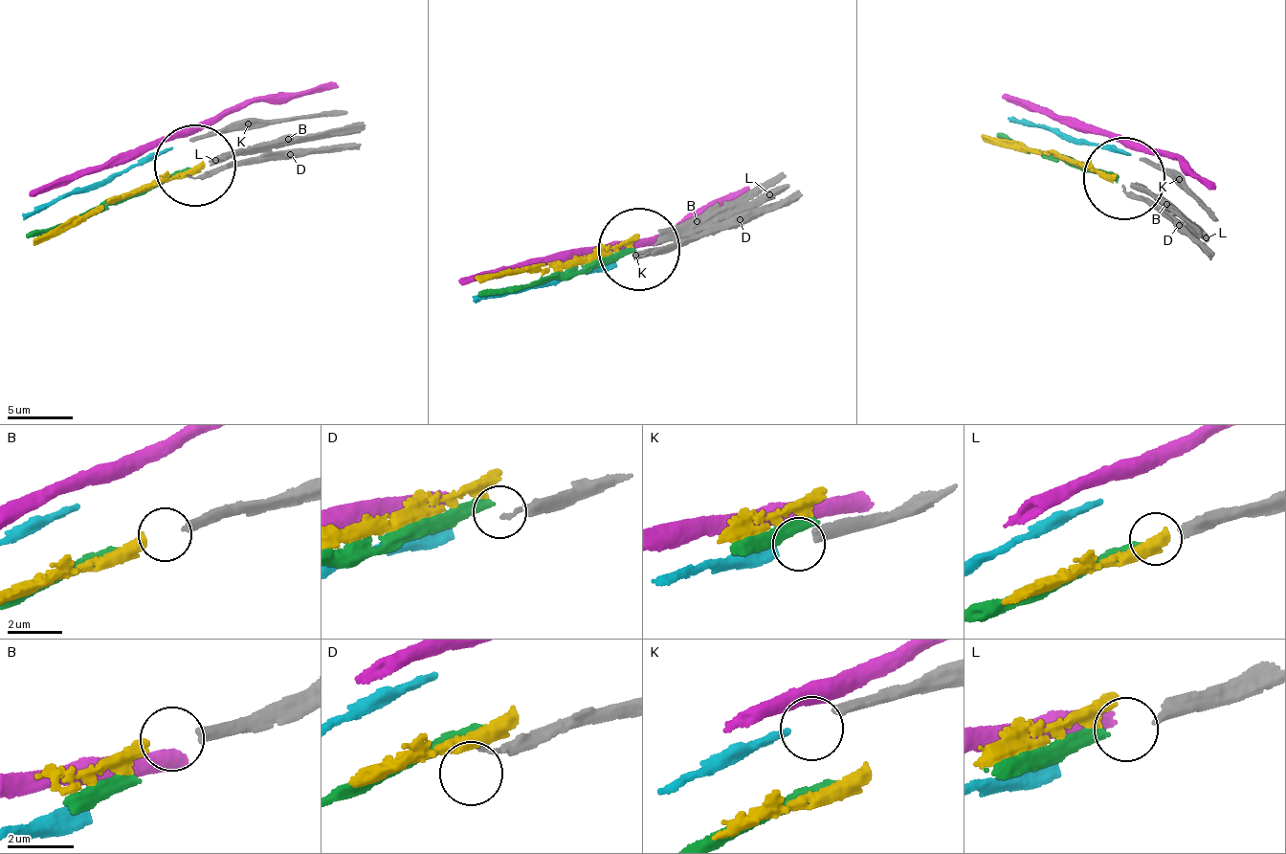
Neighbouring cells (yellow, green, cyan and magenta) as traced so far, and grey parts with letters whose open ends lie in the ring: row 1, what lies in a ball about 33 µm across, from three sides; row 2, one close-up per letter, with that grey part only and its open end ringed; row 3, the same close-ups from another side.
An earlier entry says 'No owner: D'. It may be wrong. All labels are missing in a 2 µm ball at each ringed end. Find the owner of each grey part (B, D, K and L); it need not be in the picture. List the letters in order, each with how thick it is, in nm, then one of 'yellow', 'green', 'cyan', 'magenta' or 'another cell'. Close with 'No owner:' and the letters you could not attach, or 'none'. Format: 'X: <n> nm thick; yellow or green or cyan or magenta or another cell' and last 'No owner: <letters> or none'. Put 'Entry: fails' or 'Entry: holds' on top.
Entry: holds
B: 320 nm thick; yellow
D: 150 nm thick; another cell
K: 360 nm thick; cyan
L: 320 nm thick; green
No owner: D

